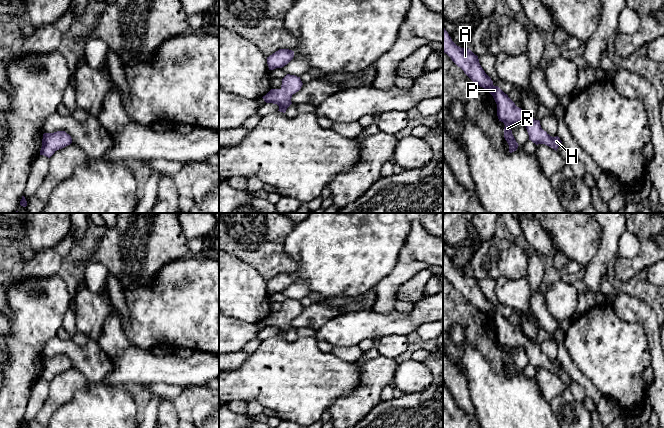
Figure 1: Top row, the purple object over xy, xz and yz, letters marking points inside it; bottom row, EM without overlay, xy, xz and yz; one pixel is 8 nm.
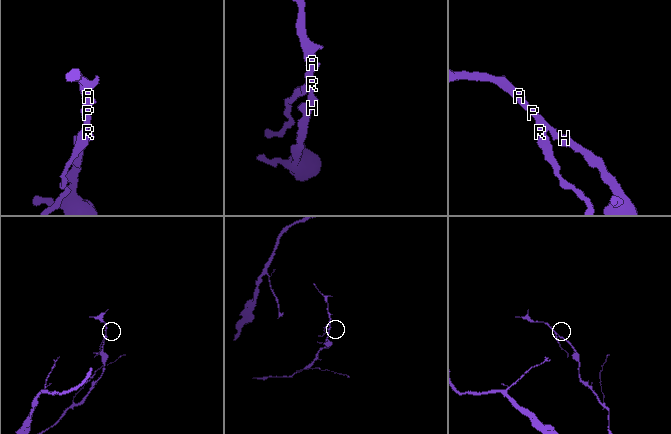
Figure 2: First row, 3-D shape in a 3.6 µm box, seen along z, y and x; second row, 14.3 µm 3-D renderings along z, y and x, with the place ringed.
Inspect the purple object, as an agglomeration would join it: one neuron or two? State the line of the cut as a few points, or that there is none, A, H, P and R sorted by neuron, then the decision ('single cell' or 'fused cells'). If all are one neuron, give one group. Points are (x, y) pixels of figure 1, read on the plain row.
no cut; A H P R; single cell

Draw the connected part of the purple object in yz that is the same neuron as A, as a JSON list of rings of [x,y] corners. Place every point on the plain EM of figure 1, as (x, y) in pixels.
[[[443,251],[443,276],[460,291],[464,297],[477,309],[486,313],[494,322],[497,328],[497,340],[503,346],[504,362],[509,369],[509,376],[517,374],[516,366],[511,350],[518,347],[525,349],[529,364],[536,369],[545,368],[557,375],[562,367],[558,360],[552,361],[541,352],[540,345],[529,340],[524,334],[517,331],[515,327],[498,310],[493,309],[491,302],[485,297],[479,287],[478,280],[468,272],[457,270]]]

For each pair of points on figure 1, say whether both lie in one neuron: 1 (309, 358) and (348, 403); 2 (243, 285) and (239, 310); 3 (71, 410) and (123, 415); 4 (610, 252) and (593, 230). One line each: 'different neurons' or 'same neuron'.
1: different neurons
2: same neuron
3: same neuron
4: different neurons

